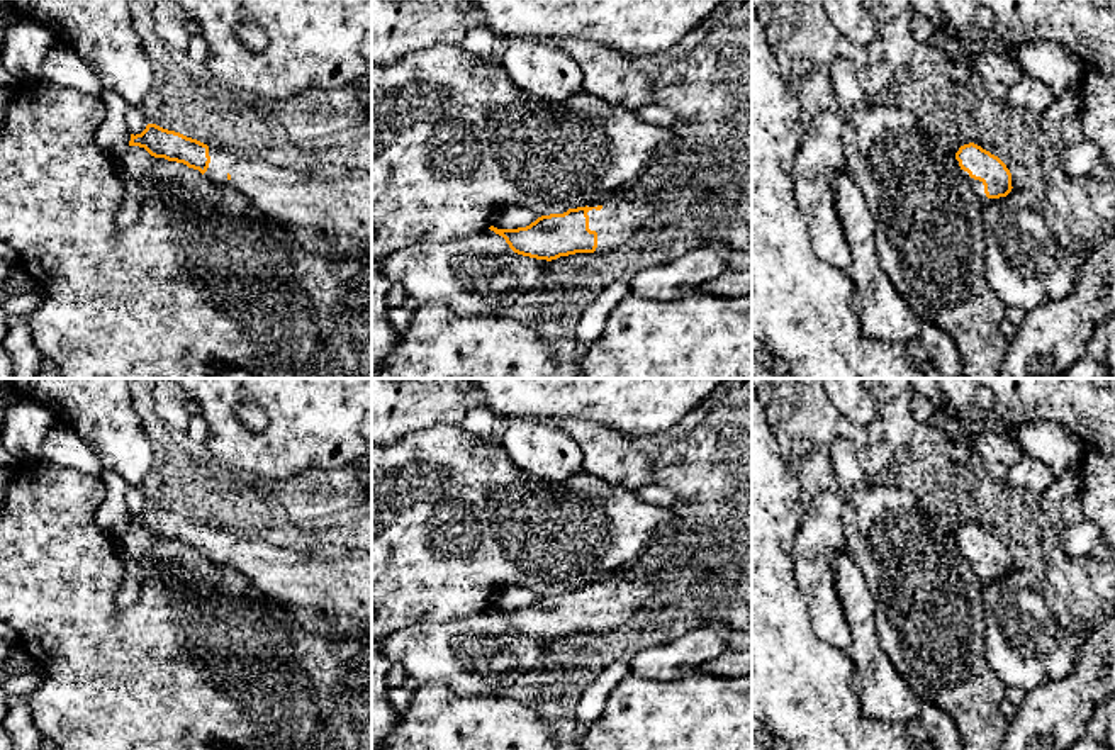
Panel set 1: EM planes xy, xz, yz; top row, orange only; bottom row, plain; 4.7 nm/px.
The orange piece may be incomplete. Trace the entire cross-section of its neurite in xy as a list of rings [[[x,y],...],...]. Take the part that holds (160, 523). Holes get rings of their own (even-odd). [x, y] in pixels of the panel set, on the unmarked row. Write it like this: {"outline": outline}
{"outline": [[[148,504],[141,514],[131,514],[129,526],[144,528],[154,538],[183,543],[199,550],[214,565],[222,565],[244,575],[261,596],[283,604],[304,628],[316,635],[333,640],[372,635],[370,550],[336,545],[307,551],[278,548],[273,543],[210,528],[156,504]]]}

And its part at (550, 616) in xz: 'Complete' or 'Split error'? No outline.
Split error

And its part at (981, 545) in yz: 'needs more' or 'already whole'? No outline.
needs more

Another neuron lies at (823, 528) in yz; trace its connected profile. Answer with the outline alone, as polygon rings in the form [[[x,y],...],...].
[[[835,490],[813,495],[793,541],[791,560],[794,580],[810,602],[815,635],[850,653],[852,631],[830,565],[830,555],[845,548],[843,504],[845,499]]]

